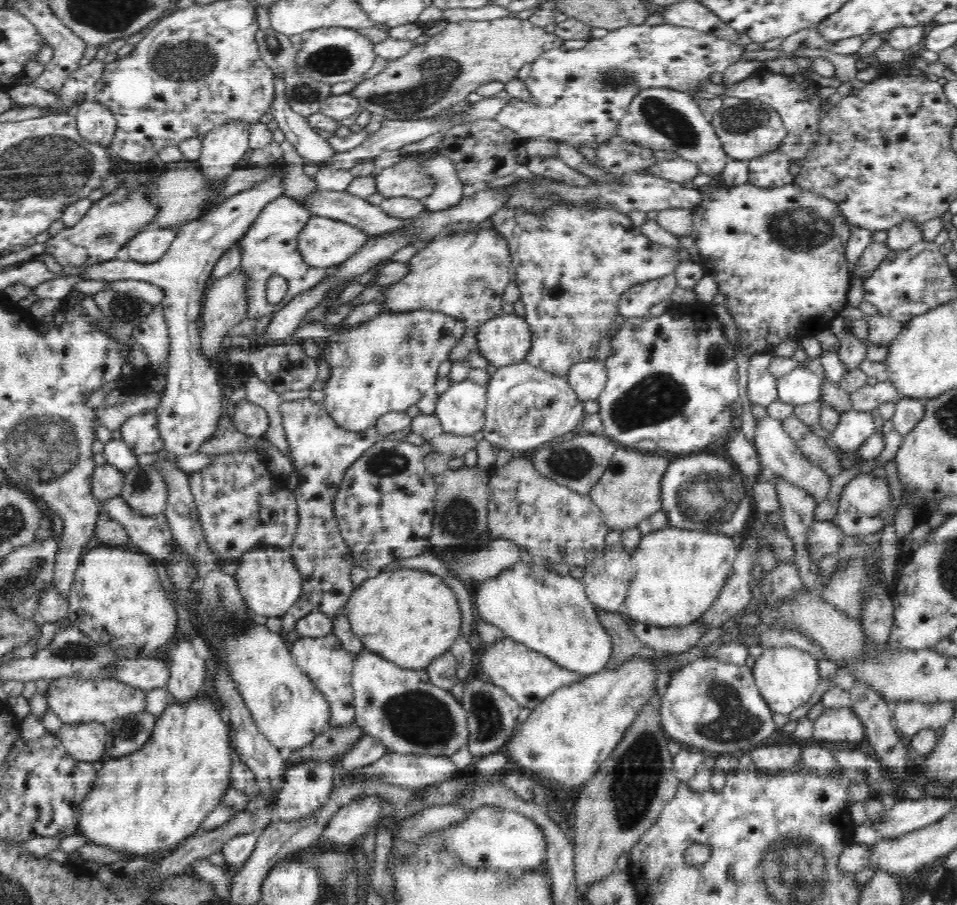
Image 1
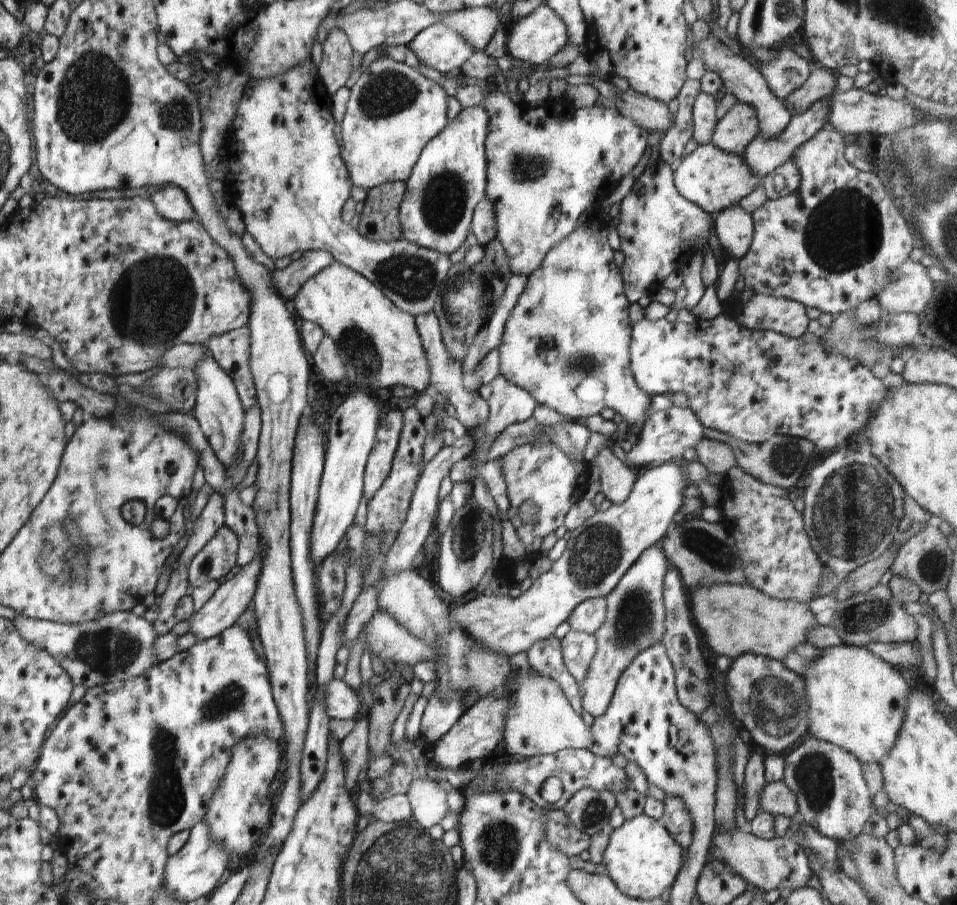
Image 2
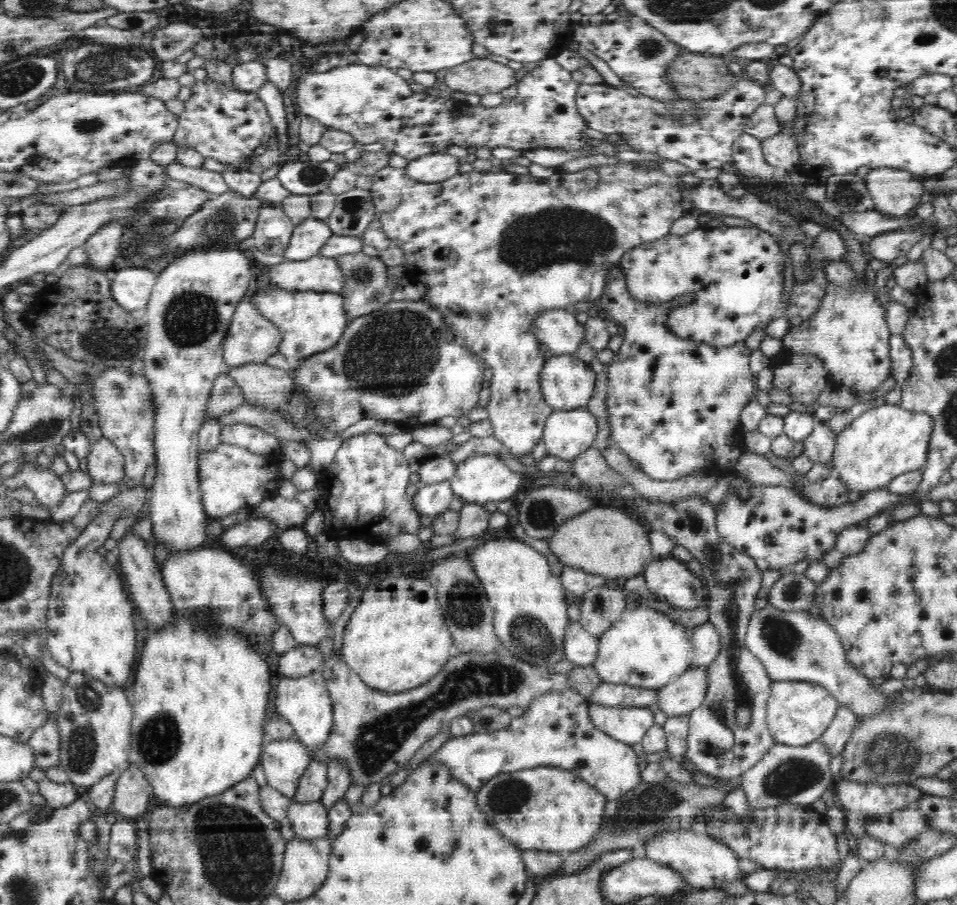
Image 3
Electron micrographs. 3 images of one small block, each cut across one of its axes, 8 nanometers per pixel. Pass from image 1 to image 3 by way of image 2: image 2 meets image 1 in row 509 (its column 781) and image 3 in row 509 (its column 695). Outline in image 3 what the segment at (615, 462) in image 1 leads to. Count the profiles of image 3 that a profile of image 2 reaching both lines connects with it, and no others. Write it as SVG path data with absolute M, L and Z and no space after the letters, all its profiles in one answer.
M594 506L579 516L568 520L547 538L552 554L563 566L579 568L590 574L608 579L628 579L644 572L654 556L648 530L636 516L624 508Z

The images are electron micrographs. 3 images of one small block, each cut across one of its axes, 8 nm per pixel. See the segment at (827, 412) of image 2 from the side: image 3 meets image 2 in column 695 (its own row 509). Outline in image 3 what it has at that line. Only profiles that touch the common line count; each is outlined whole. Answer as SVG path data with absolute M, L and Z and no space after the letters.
M366 432L342 440L334 460L321 472L316 486L321 489L317 506L324 512L325 535L336 541L364 539L370 543L387 544L398 534L417 534L421 528L421 517L414 508L412 497L406 493L413 468L405 461L402 450L397 451L386 444L383 434Z

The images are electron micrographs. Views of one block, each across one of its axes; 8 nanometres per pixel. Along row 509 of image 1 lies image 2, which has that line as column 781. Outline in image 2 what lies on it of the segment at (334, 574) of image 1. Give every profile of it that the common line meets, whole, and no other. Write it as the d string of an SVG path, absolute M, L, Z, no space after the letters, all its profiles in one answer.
M756 293L740 306L742 307L742 313L736 315L735 318L744 328L774 331L790 338L800 338L808 330L809 318L806 307L795 300Z

